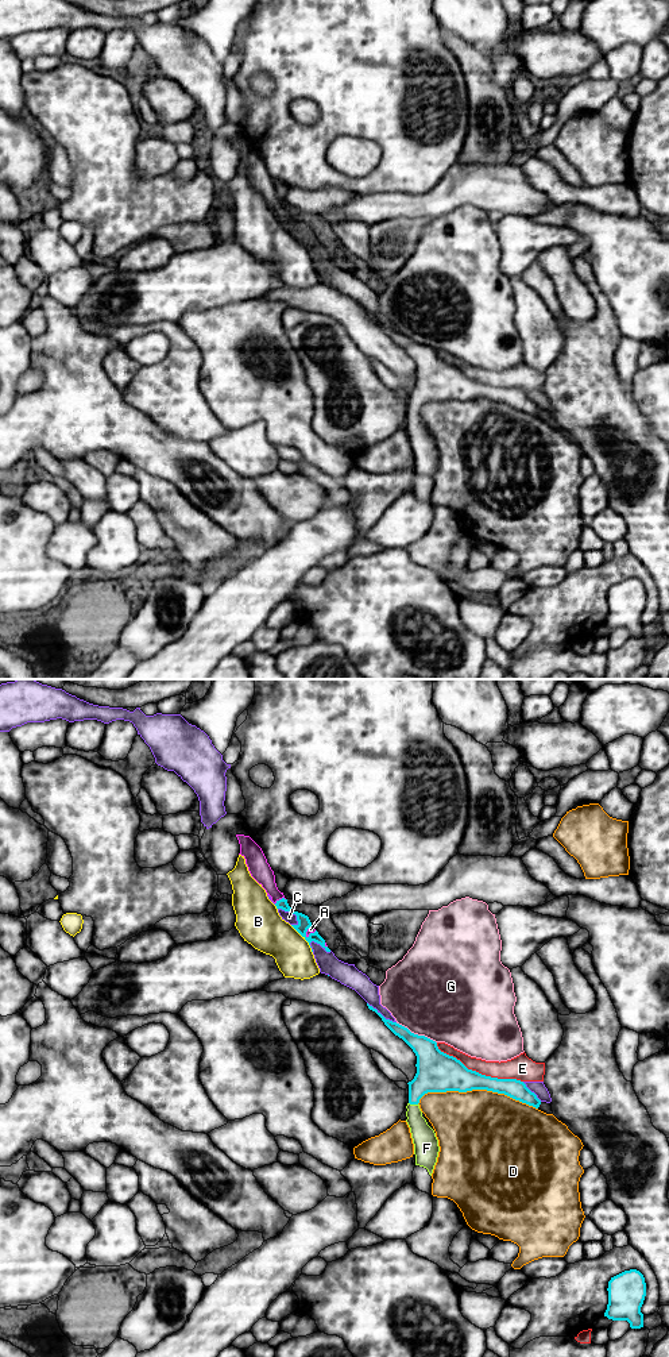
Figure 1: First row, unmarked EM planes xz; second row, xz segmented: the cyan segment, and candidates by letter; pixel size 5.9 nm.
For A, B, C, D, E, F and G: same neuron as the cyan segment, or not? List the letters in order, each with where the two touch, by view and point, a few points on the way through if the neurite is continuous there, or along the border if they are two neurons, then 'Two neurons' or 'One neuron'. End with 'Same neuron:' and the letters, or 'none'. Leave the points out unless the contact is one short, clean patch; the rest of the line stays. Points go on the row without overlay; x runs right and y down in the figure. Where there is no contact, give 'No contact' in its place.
A: Touches cyan at xz (279, 208). Path across: xz (304, 231), (279, 208), (259, 177). One neuron
B: Touches cyan at xz (305, 247). Two neurons
C: Touches cyan at xz (292, 220). Two neurons
D: Touches cyan at xz (476, 397). Two neurons
E: Touches cyan at xz (478, 381). Two neurons
F: Touches cyan at xz (413, 412). Path across: xz (436, 380), (416, 400), (413, 412), (414, 428), (425, 451). One neuron
G: Touches cyan at xz (416, 343). Two neurons
Same neuron: A, F

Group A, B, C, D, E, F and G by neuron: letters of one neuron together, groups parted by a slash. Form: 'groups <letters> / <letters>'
groups A F / B / C / D / E / G

